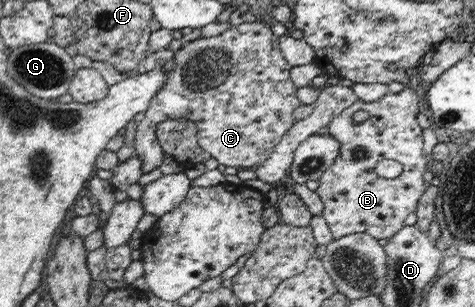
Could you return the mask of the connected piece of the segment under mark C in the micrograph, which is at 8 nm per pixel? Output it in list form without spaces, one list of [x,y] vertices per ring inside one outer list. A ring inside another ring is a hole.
[[[260,20],[229,27],[217,36],[198,37],[181,47],[175,54],[175,68],[170,72],[166,85],[152,100],[146,117],[136,126],[135,156],[141,159],[143,174],[161,166],[165,152],[159,147],[155,126],[167,118],[183,114],[190,118],[195,128],[198,145],[223,166],[252,169],[269,158],[273,149],[282,141],[287,131],[296,123],[294,112],[302,104],[297,98],[297,87],[290,77],[292,66],[285,61],[280,39],[271,33]]]

